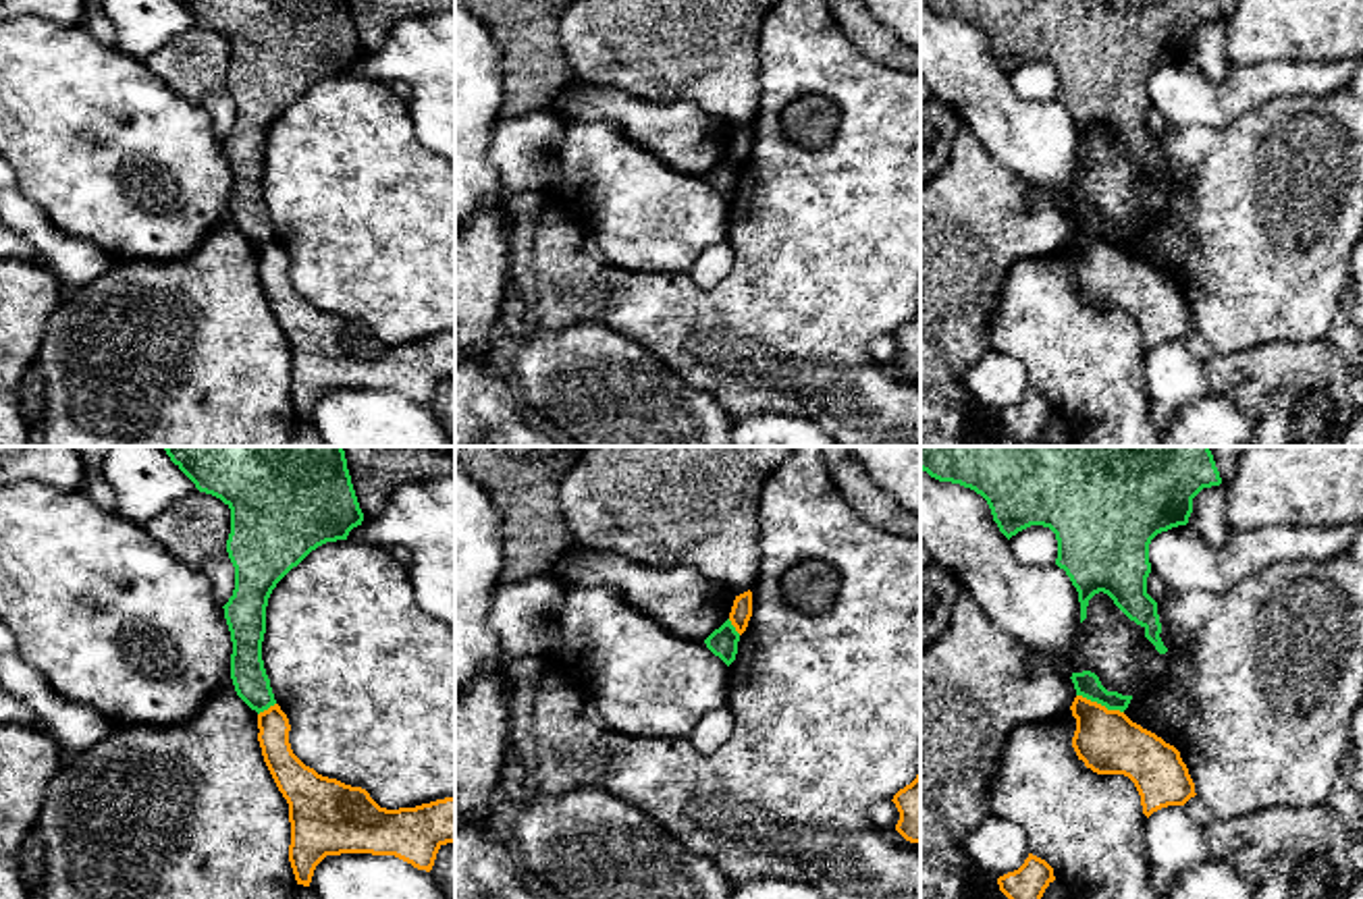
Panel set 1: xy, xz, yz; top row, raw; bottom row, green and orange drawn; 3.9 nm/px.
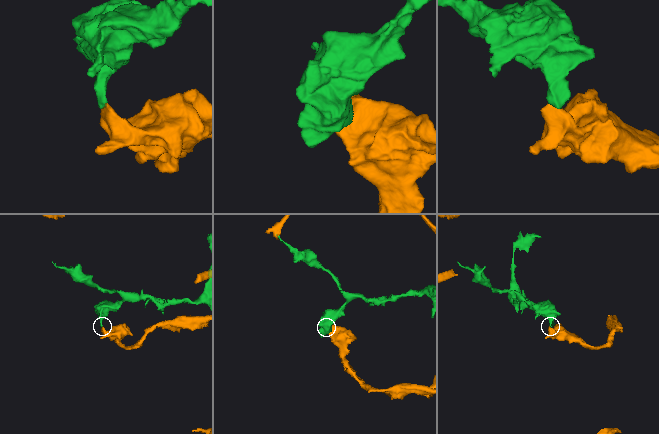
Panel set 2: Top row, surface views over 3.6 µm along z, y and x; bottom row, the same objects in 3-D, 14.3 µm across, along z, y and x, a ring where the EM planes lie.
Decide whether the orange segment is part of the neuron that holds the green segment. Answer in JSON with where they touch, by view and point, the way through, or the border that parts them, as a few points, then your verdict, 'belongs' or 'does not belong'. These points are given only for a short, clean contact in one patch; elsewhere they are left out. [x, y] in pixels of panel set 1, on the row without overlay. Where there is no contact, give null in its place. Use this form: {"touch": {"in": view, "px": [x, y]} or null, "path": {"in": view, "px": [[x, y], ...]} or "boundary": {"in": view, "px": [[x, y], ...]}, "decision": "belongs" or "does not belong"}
{"touch": {"in": "yz", "px": [1100, 237]}, "boundary": {"in": "yz", "px": [[1077, 229], [1123, 248]]}, "decision": "does not belong"}

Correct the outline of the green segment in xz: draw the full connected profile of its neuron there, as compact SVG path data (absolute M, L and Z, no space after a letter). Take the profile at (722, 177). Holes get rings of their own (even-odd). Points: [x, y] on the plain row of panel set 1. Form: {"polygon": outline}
{"polygon": "M729 154L704 174L706 183L727 201L736 195L738 176L740 168L736 166Z"}

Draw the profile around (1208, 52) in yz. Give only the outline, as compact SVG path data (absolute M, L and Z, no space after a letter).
M1224 19L1203 23L1193 33L1188 60L1195 62L1211 81L1228 79L1232 64L1224 50Z

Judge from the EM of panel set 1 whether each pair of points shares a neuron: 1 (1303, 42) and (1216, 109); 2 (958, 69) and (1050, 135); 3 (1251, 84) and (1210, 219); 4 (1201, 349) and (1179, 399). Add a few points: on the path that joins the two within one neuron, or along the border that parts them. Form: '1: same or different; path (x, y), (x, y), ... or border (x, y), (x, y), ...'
1: different; border (1328, 61), (1233, 65)
2: same; path (981, 92), (1027, 133)
3: different; border (1289, 94), (1251, 106), (1220, 127), (1197, 127)
4: different; border (1183, 341), (1204, 362)

